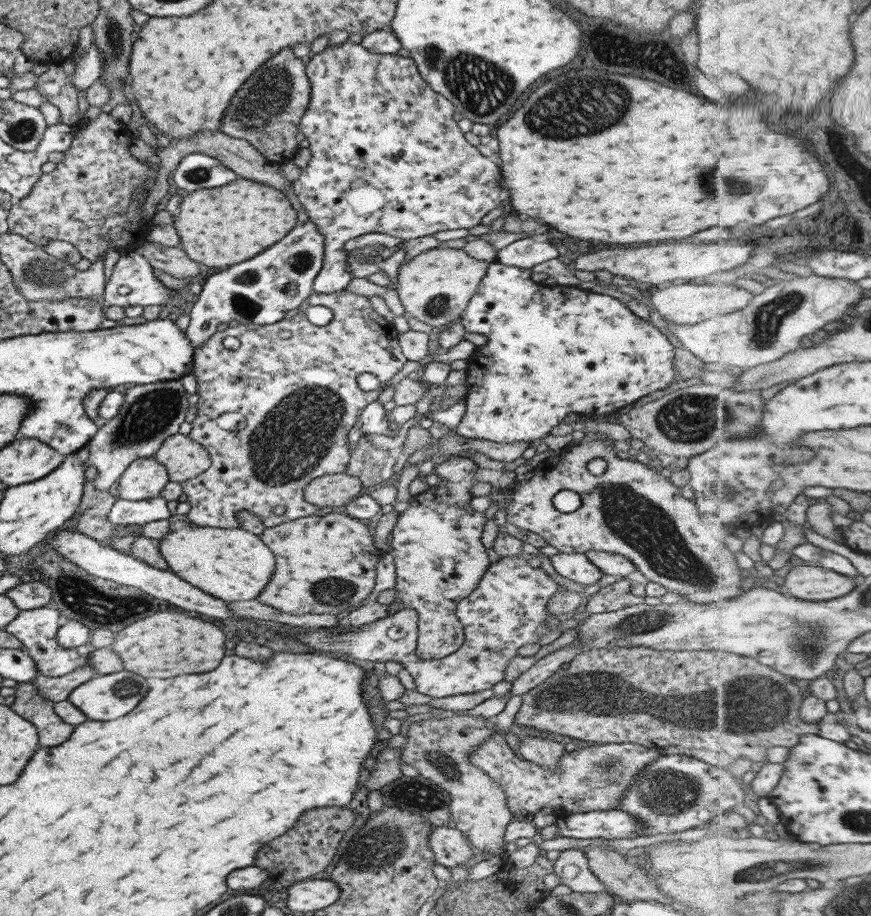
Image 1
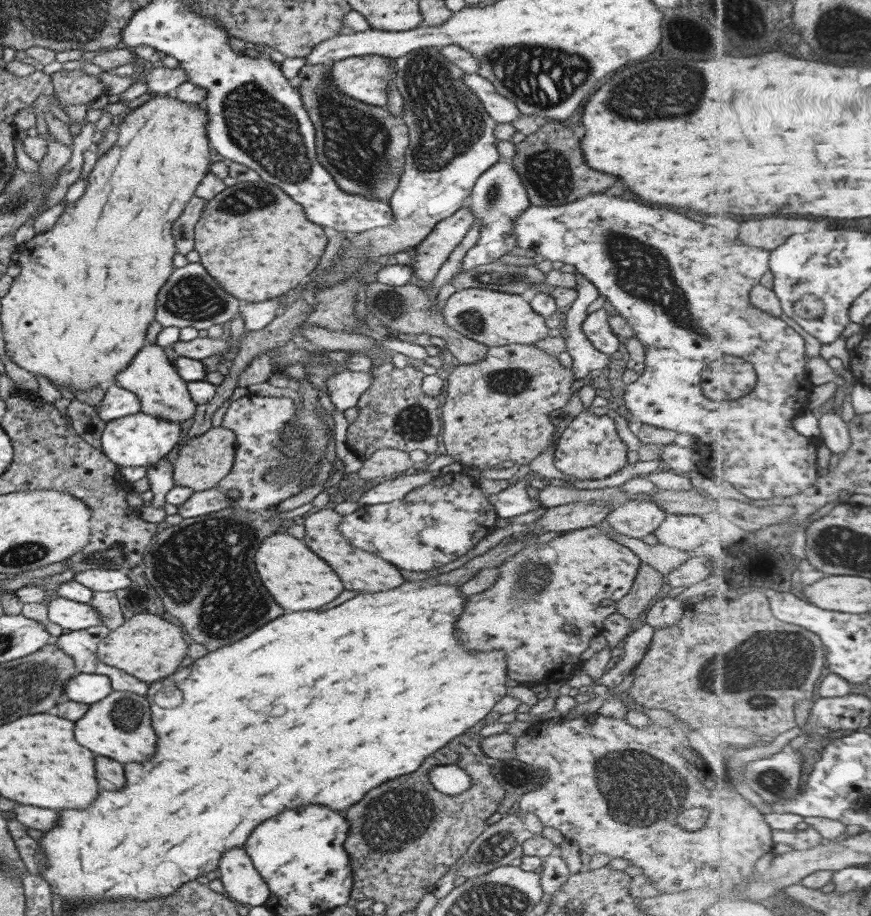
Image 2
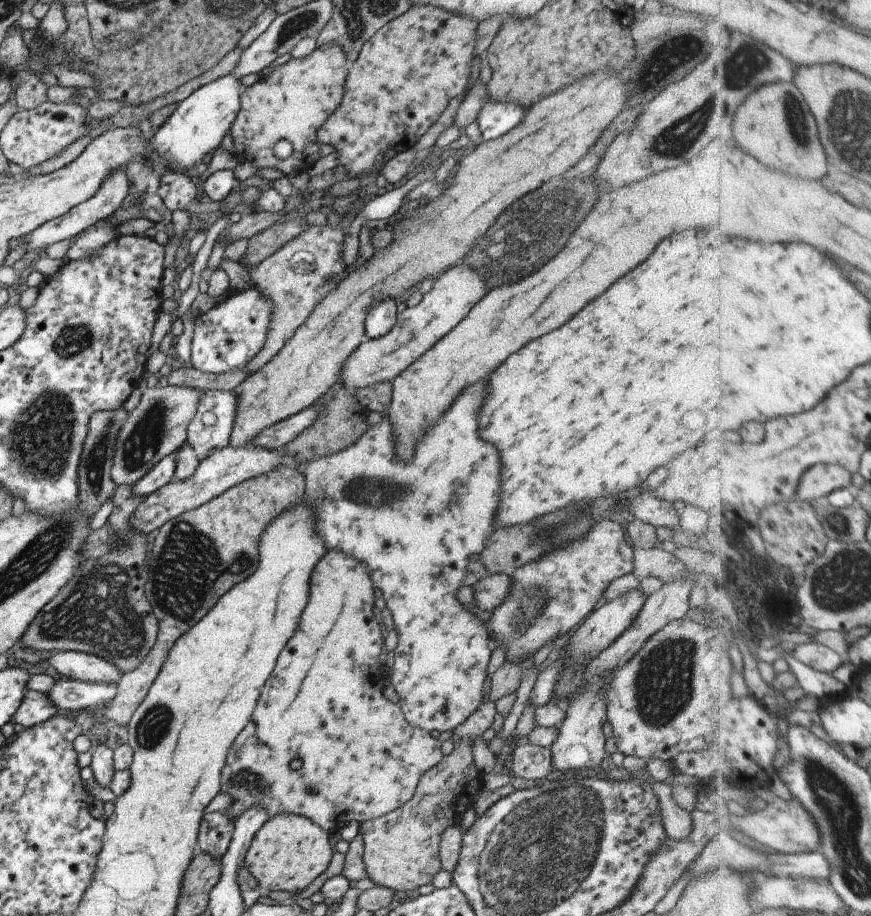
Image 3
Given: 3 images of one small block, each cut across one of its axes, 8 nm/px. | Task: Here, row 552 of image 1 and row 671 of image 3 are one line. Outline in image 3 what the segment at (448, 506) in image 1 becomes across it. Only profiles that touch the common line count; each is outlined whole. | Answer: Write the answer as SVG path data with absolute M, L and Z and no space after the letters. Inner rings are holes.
M491 374L485 377L484 381L468 387L455 400L448 411L426 432L426 438L418 444L418 450L412 458L412 462L402 462L396 458L395 437L392 438L392 428L390 422L384 420L382 424L370 428L351 446L344 446L334 456L327 456L319 460L307 463L302 470L306 478L306 492L308 500L314 502L318 508L318 532L324 536L328 548L340 548L342 552L356 557L361 563L364 563L371 570L375 587L382 592L382 597L386 600L388 607L394 616L394 628L398 631L400 639L398 645L390 655L390 676L387 682L391 682L396 692L399 694L398 706L404 713L408 722L415 724L429 733L434 730L440 732L450 730L453 732L458 725L461 725L482 703L486 697L488 678L486 673L488 662L490 662L491 649L488 647L489 632L486 630L485 623L481 622L474 614L471 614L464 608L463 604L456 599L457 591L462 585L462 580L468 573L466 566L468 557L472 553L480 553L486 546L488 536L494 529L496 506L500 500L500 458L498 452L492 448L492 444L486 444L484 440L478 438L477 414L483 402L487 399L485 388L487 382L491 379Z

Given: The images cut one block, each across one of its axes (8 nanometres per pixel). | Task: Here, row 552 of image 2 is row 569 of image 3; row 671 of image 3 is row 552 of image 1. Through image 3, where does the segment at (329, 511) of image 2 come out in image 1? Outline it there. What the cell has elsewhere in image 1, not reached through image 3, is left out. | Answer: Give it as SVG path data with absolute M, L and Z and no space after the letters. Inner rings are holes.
M337 510L325 516L316 514L286 521L278 526L265 528L263 532L259 538L276 554L276 576L258 596L260 602L288 614L339 614L350 607L358 608L360 602L374 590L377 564L383 552L374 547L368 527L360 519Z

